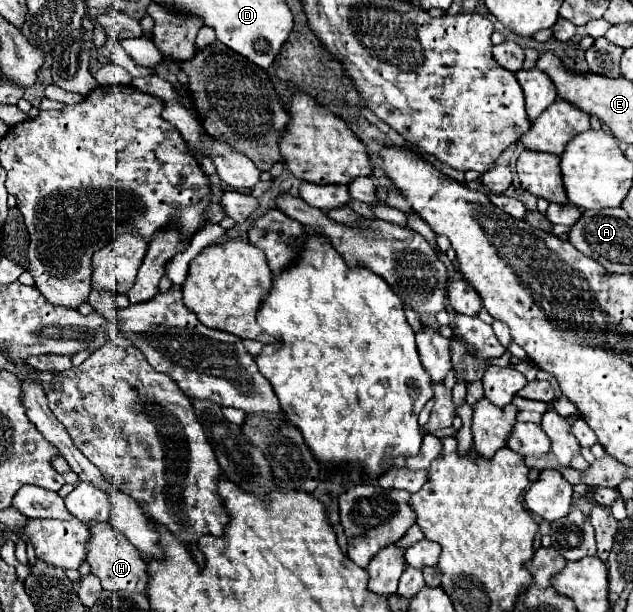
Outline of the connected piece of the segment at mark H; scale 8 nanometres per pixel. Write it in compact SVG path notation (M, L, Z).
M92 521L88 523L90 539L88 539L88 557L86 561L92 567L92 573L102 581L102 587L108 591L134 591L134 593L144 593L148 585L148 575L146 575L146 561L142 555L132 547L132 543L116 529L112 529L110 521L100 523Z

